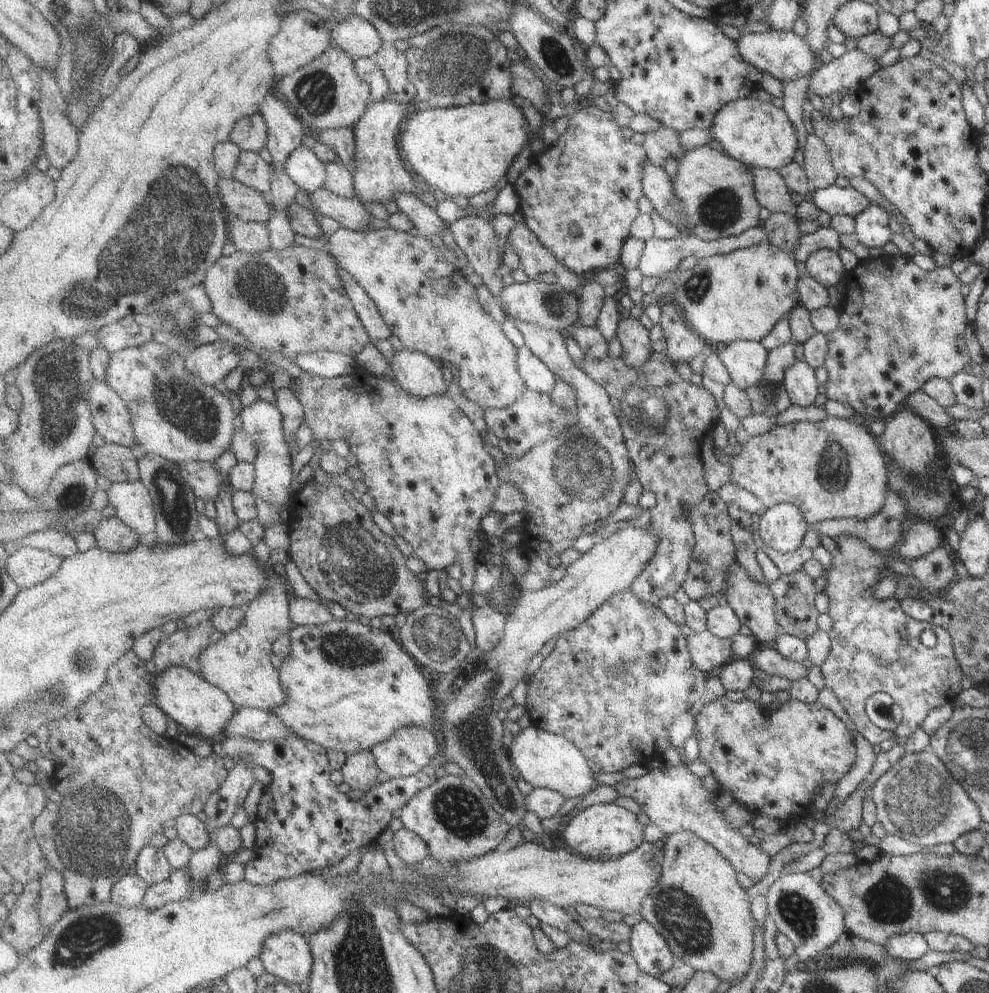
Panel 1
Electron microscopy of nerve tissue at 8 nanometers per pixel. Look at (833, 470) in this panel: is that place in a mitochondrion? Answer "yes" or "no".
yes

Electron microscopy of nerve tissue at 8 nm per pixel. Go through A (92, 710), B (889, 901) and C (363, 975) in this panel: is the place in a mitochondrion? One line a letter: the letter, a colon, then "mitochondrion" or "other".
A: other
B: mitochondrion
C: mitochondrion

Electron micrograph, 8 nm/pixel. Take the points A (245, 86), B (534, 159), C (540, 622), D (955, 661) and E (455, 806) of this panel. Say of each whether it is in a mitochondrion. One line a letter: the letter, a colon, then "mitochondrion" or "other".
A: other
B: other
C: other
D: other
E: mitochondrion

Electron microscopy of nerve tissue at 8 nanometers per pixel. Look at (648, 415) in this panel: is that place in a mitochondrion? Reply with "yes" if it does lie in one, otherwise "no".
yes

